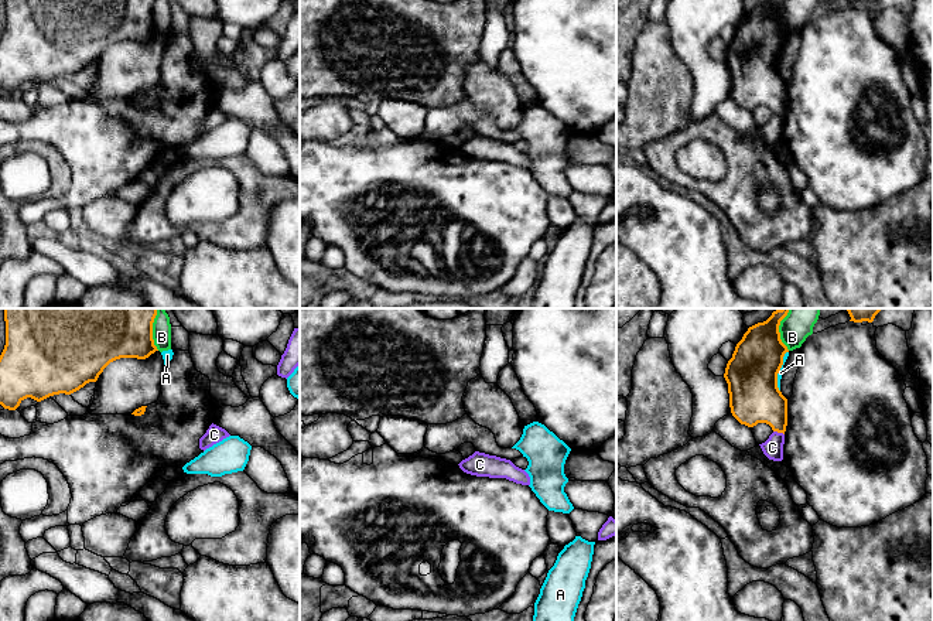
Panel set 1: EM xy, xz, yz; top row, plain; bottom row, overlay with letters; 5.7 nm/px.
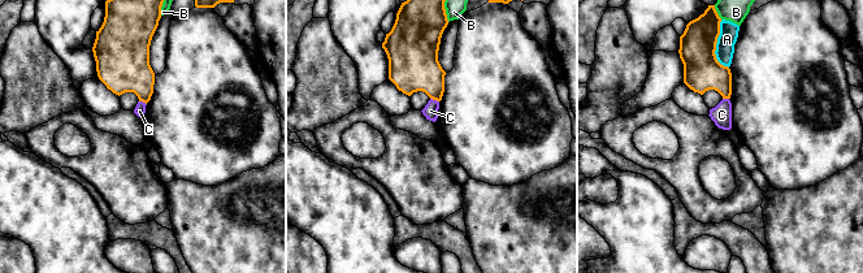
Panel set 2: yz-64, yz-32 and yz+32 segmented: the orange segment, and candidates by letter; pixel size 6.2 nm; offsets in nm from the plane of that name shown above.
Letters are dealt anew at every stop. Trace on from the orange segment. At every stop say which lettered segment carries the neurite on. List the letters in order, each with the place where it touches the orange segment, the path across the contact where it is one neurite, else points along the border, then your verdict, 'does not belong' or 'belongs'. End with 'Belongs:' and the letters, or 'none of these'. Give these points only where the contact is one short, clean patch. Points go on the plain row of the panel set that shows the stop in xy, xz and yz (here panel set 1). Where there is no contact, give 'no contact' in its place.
A: yz (779, 53) | along yz (788, 34), (778, 57), (779, 74) | does not belong
B: xy (151, 17) | does not belong
C: yz (779, 115) | along yz (773, 113), (783, 118) | does not belong
Belongs: none of these

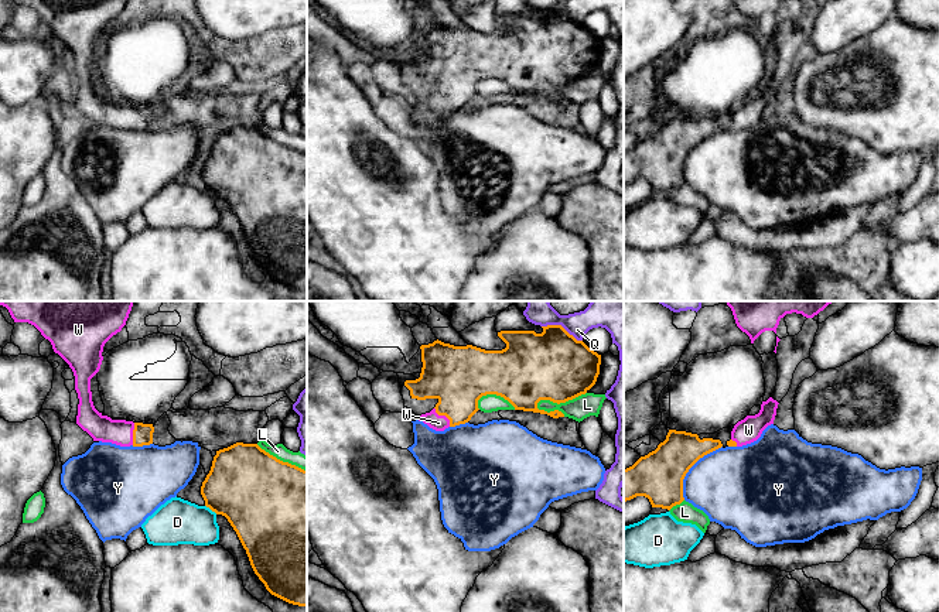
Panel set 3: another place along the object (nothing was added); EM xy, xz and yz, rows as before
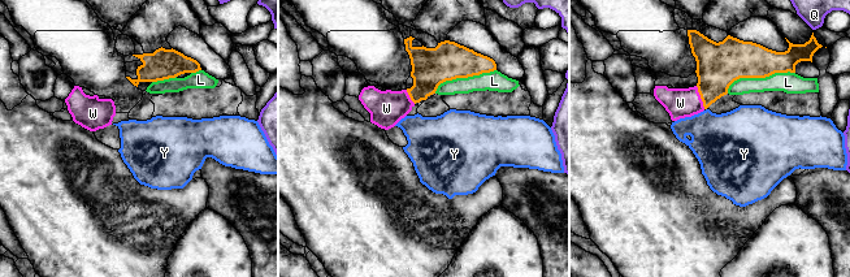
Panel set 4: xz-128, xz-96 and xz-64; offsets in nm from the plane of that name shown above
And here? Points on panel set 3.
D: xy (211, 192) | does not belong
L: xz (559, 86) | does not belong
Q: xz (560, 9) | does not belong
W: xz (443, 98) | across xz (458, 60), (458, 82), (443, 98), (439, 106) | belongs
Y: yz (690, 150) | does not belong
Belongs: W

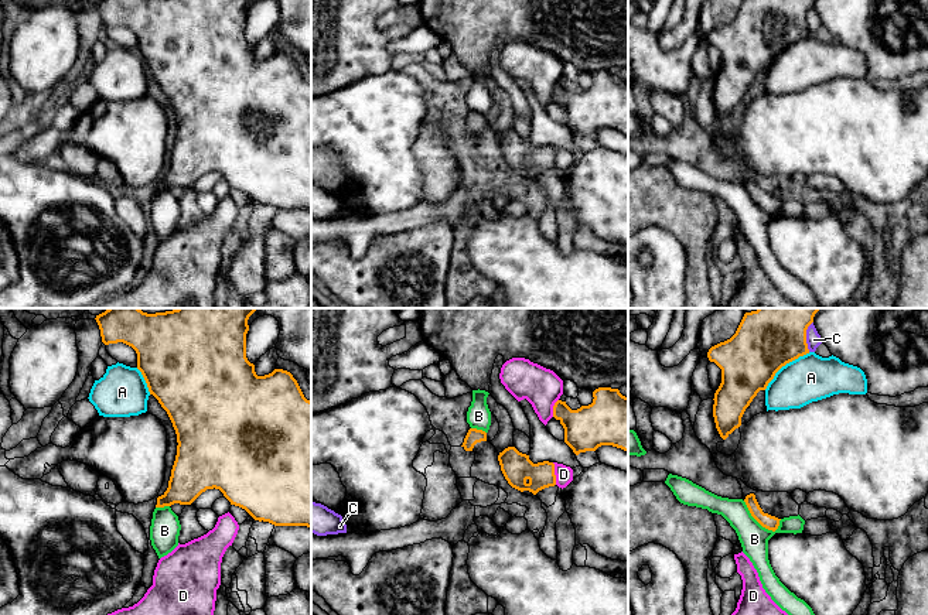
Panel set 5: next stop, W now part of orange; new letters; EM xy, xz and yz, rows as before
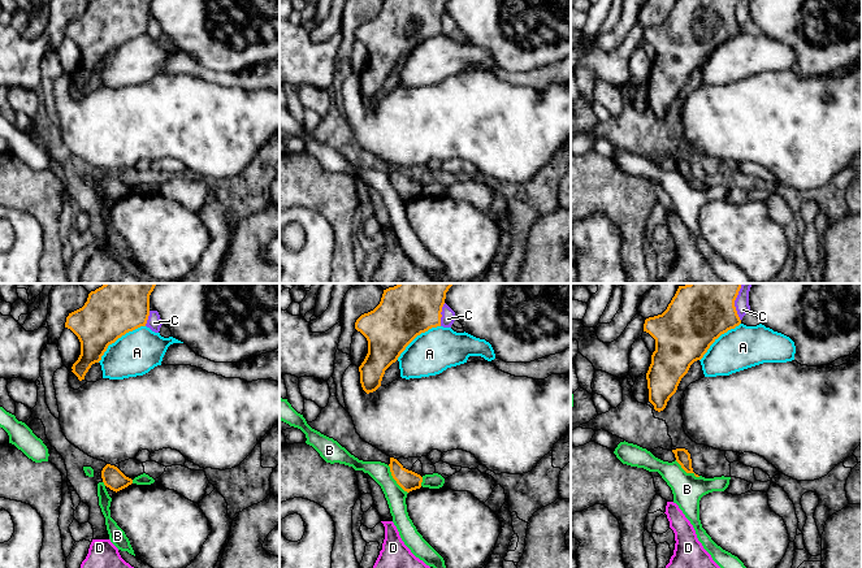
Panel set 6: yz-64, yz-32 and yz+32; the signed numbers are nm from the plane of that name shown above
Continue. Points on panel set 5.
A: yz (784, 48) | does not belong
B: yz (758, 205) | does not belong
C: yz (805, 20) | does not belong
D: xz (553, 157) | does not belong
Belongs: none of these

